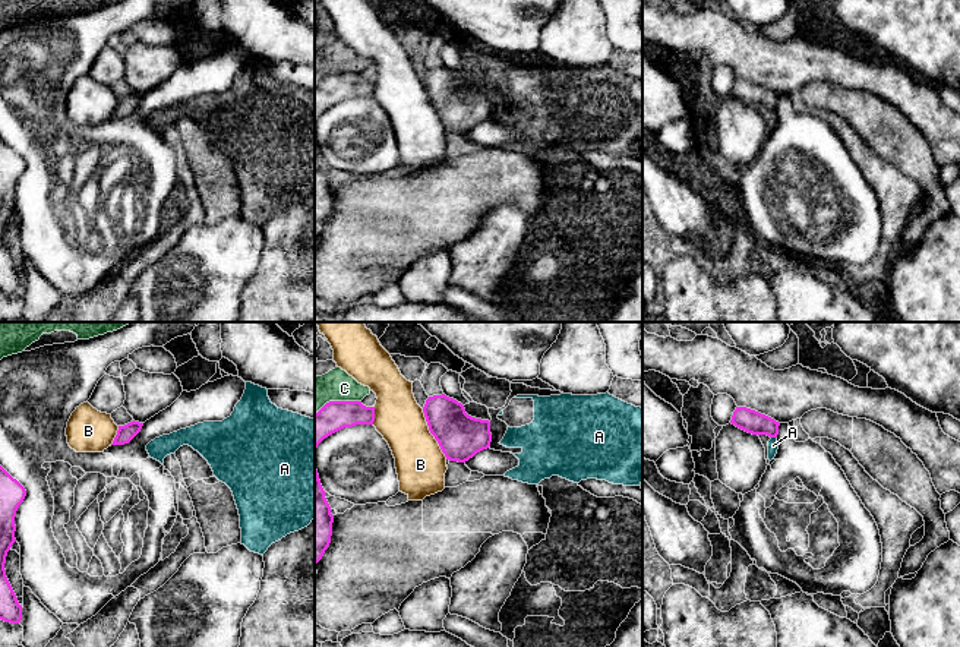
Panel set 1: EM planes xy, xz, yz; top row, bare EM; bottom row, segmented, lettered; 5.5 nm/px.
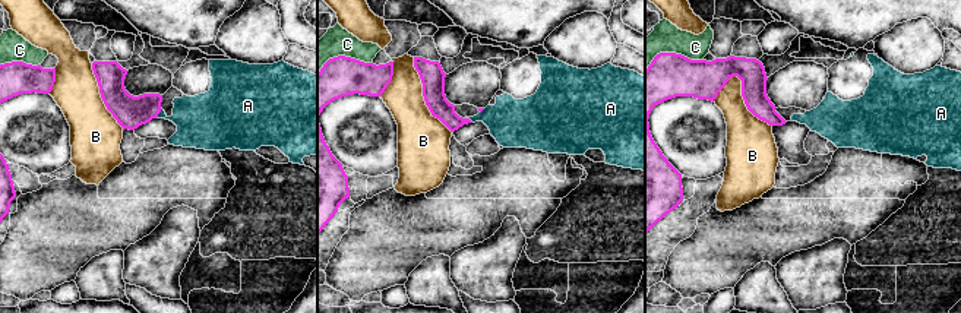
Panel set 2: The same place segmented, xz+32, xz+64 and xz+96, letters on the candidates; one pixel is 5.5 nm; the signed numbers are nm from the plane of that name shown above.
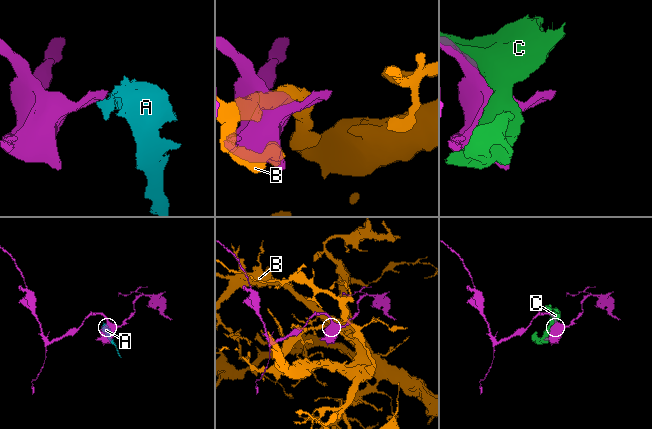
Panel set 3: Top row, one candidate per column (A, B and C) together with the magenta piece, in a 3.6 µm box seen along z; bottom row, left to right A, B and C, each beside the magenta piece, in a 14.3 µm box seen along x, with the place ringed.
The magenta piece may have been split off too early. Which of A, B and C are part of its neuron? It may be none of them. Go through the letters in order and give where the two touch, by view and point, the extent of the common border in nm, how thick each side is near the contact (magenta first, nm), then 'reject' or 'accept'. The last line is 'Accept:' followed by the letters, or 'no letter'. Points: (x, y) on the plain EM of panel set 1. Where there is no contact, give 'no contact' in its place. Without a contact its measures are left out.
A: yz (774, 109) | 30 nm | 130/60 nm | reject
B: xz (430, 104) | 320 nm | 260/280 nm | reject
C: xz (337, 73) | 260 nm | 160/180 nm | reject
Accept: no letter

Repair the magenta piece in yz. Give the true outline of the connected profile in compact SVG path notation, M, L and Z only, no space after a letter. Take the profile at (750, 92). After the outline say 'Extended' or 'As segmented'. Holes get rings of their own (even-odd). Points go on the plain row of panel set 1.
M736 79L730 95L748 105L770 110L777 110L780 98L774 91L746 79Z. As segmented

